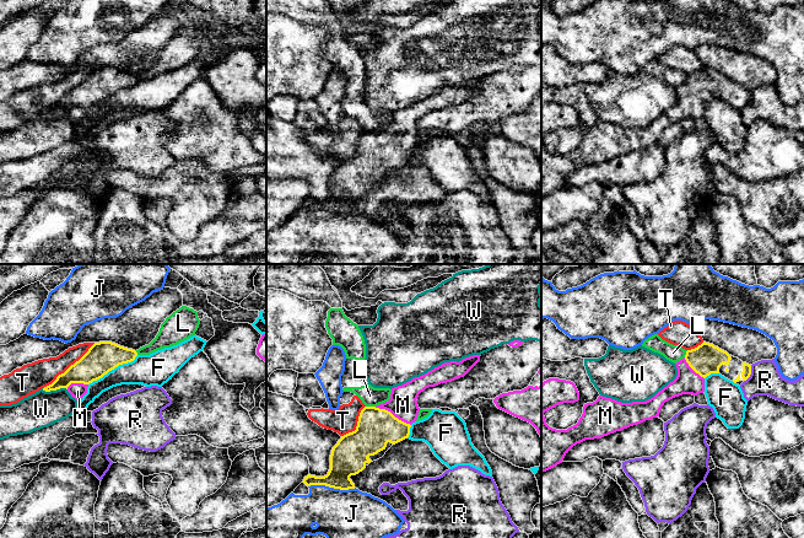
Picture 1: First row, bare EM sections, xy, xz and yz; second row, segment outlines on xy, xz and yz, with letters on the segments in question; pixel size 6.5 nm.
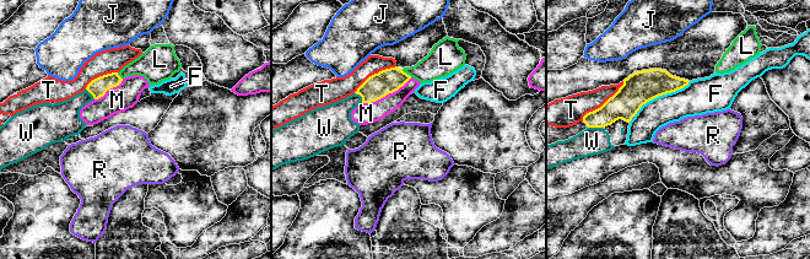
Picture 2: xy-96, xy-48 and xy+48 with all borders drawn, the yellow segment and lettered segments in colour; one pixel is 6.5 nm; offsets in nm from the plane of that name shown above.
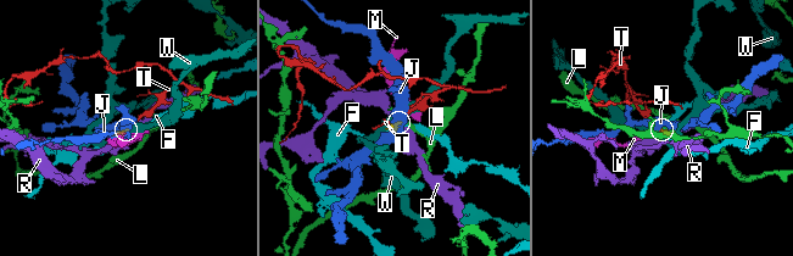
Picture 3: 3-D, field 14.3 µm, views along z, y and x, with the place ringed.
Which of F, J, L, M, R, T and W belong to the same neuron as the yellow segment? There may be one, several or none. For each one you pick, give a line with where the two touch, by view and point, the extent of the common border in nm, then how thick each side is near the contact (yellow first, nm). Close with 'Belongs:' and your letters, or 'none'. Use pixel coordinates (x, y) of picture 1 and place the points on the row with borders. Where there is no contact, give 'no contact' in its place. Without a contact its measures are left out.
M: meets yellow in xz at (392, 414); contact 260 nm long; 240 nm thick on the yellow side, 190 nm on the other
Belongs: M

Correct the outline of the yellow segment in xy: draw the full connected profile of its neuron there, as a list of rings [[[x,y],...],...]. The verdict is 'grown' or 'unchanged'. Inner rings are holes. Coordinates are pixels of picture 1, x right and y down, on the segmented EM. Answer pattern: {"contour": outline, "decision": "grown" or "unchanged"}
{"contour": [[[112,341],[95,343],[88,351],[56,380],[43,388],[45,392],[66,388],[77,402],[93,381],[102,378],[119,365],[135,360],[137,353]]], "decision": "grown"}

